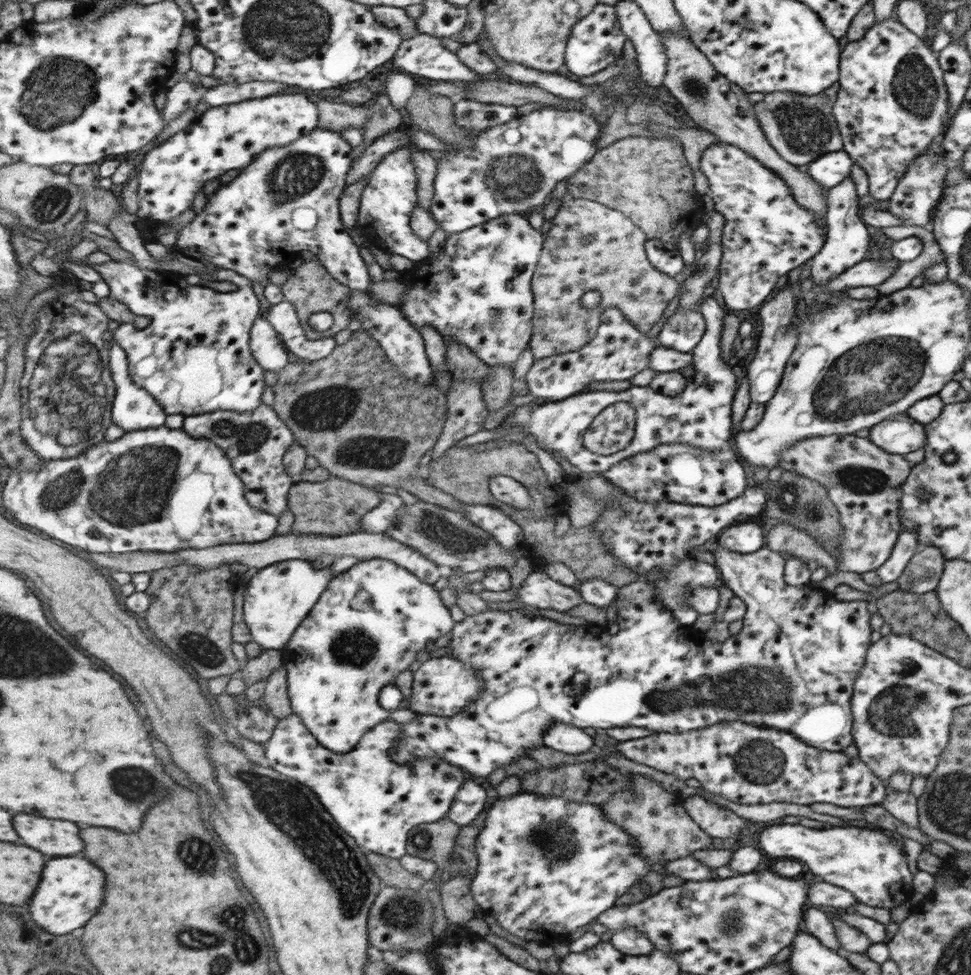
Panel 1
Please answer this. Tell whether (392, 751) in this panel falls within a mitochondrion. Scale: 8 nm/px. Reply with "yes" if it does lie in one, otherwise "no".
no

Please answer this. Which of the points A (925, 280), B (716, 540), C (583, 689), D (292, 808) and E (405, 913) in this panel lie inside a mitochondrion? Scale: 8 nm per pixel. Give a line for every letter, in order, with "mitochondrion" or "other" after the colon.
A: other
B: other
C: other
D: mitochondrion
E: mitochondrion

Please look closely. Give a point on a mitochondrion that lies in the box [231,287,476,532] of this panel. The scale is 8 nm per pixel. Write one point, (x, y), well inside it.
(320, 404)

